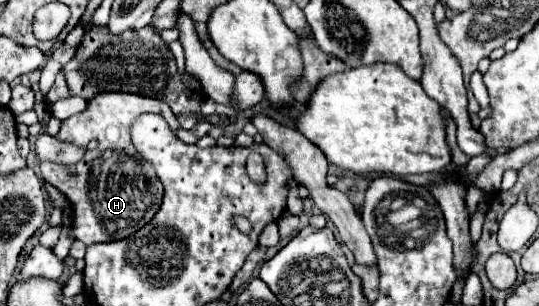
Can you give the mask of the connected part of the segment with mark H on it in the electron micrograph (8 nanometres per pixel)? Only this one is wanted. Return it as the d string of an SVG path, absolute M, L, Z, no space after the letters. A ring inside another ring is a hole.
M98 93L94 101L88 101L82 113L68 117L56 133L58 141L70 141L74 145L86 147L92 139L98 139L98 151L86 151L82 161L66 171L62 171L62 167L54 165L52 161L42 161L40 173L46 183L62 191L72 203L70 207L76 217L74 235L84 245L126 239L140 227L144 227L160 209L164 193L162 183L158 181L156 171L142 167L140 155L130 141L130 125L140 113L162 115L184 143L196 143L212 127L208 121L198 121L190 131L184 131L172 109L162 99L142 97L134 93ZM70 173L76 173L76 177L70 177Z

